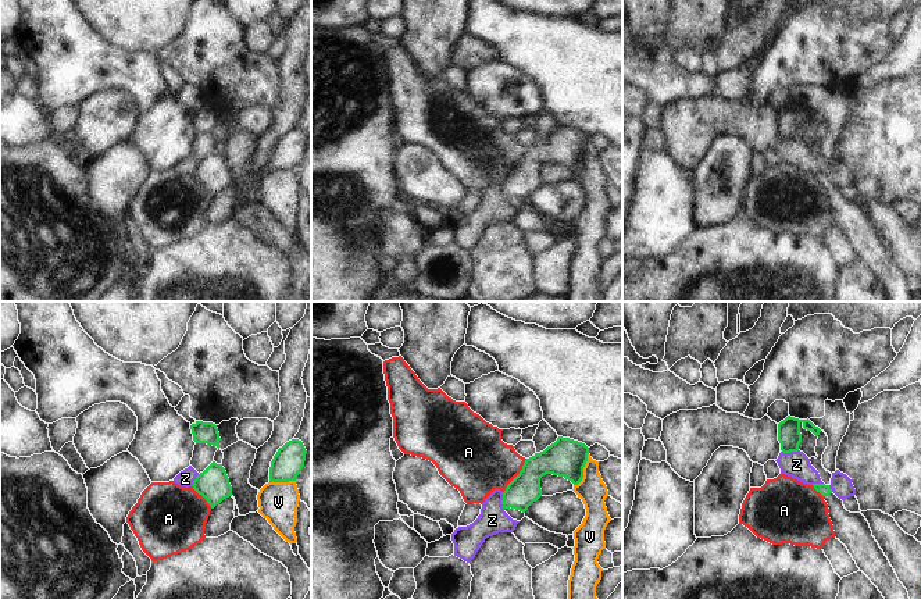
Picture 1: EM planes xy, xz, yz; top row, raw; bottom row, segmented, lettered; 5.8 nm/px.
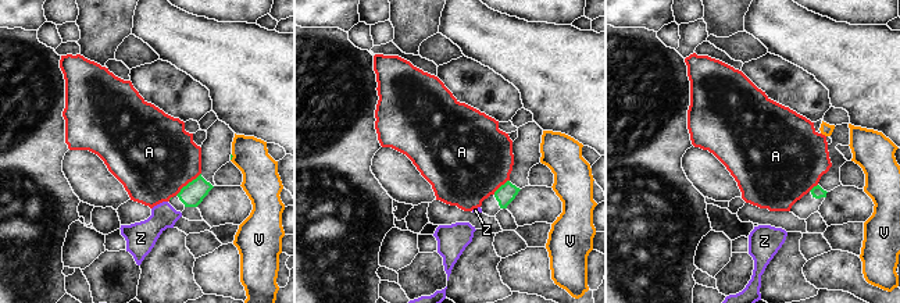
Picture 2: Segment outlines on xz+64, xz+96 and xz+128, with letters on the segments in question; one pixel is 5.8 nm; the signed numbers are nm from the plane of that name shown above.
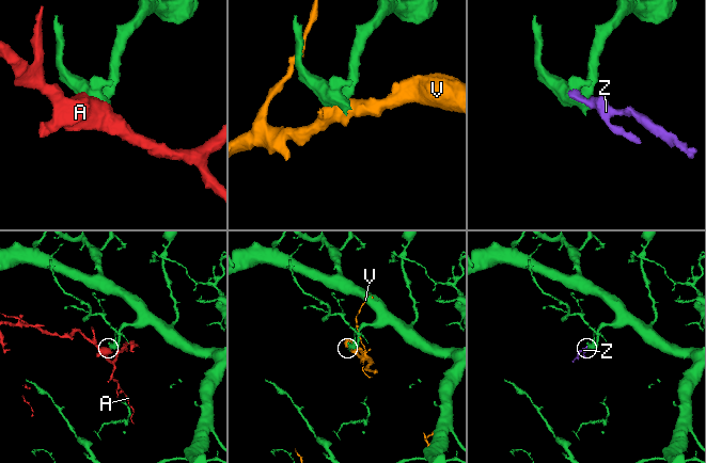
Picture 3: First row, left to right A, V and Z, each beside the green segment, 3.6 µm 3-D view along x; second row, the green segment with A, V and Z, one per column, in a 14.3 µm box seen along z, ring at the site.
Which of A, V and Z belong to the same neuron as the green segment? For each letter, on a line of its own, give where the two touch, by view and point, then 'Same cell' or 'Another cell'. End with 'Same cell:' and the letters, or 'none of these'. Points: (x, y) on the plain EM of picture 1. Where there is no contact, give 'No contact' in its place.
A: Touches green at xz (517, 164). Another cell
V: Touches green at xz (582, 159). Another cell
Z: Touches green at xz (502, 189). Another cell
Same cell: none of these

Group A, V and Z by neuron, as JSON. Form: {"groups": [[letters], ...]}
{"groups": [["A"], ["V"], ["Z"]]}

